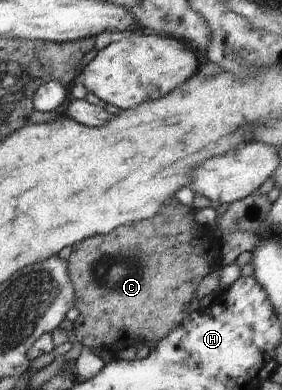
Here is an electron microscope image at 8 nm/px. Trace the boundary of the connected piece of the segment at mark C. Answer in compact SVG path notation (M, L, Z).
M174 195L168 199L168 202L164 204L161 210L156 213L151 219L143 221L132 221L131 223L119 226L108 234L101 235L100 237L90 237L84 239L82 242L76 244L71 255L67 259L68 274L75 290L75 308L78 309L79 315L73 322L73 334L75 340L93 350L118 350L118 342L120 340L128 340L126 346L135 346L135 344L142 344L145 342L158 342L173 329L173 326L181 324L181 322L189 314L188 306L192 302L192 298L195 297L199 284L204 280L205 276L208 276L211 272L214 272L217 268L214 264L218 262L216 258L208 256L208 238L201 238L196 232L198 227L195 218L197 215L194 213L193 207L187 207L182 205Z

